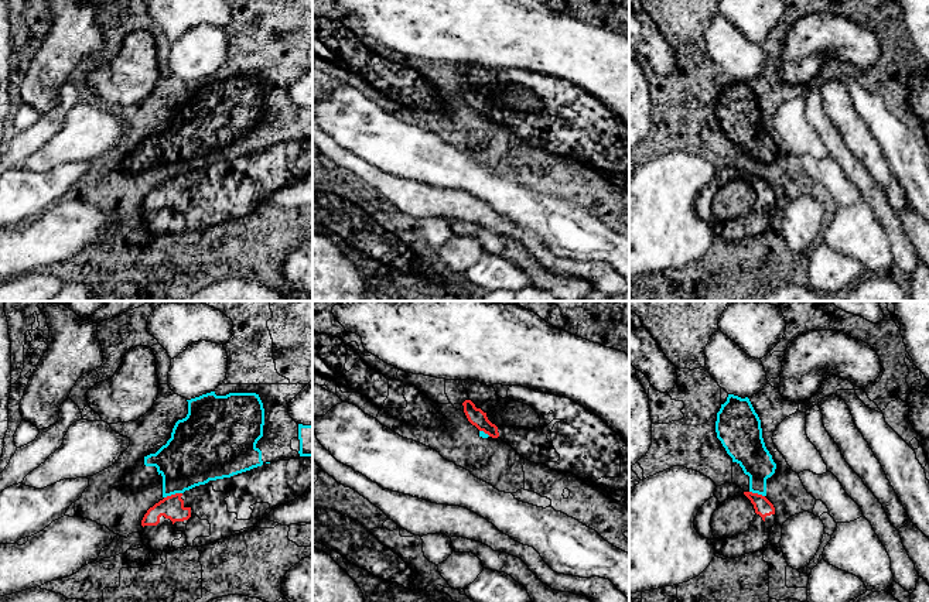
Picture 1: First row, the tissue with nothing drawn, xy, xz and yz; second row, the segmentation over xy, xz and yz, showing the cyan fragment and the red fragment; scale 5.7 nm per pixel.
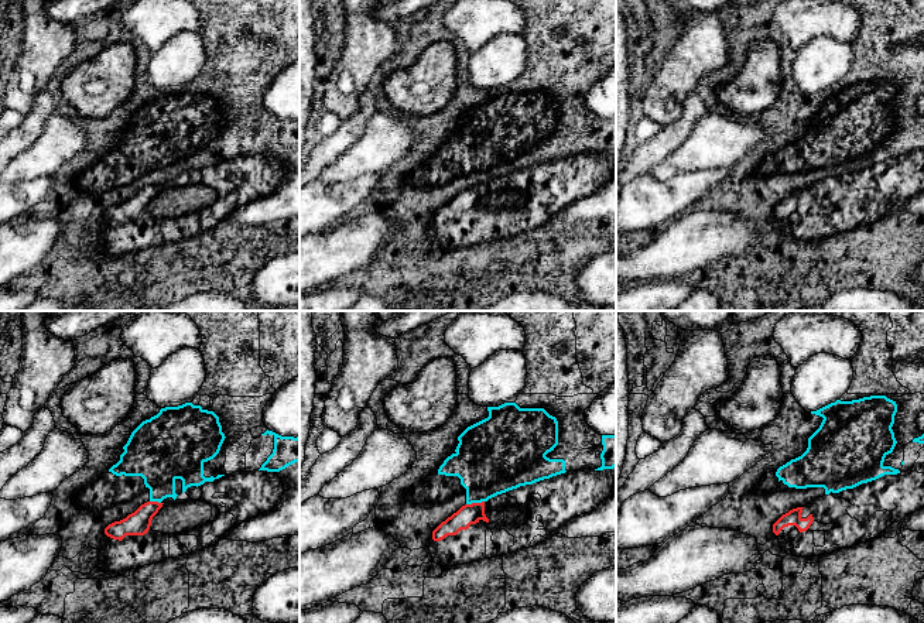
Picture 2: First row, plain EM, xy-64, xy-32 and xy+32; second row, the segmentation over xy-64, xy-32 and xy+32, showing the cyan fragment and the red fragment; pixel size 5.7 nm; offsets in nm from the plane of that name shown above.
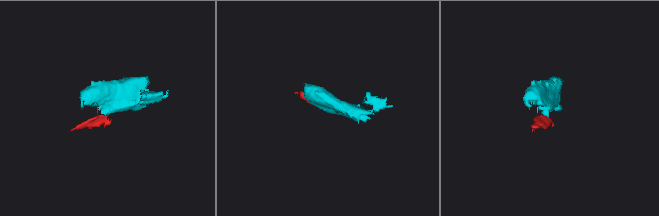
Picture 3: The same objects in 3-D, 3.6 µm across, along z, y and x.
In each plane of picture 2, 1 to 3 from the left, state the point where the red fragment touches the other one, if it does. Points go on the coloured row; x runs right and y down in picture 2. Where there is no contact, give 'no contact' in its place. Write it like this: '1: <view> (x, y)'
1: xy-64 (156, 500)
2: xy-32 (475, 502)
3: no contact

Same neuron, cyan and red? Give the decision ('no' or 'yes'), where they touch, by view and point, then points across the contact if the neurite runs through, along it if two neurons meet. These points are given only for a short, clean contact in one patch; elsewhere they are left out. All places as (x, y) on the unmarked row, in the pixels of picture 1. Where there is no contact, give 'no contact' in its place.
no | xy (173, 177) | along xy (181, 175), (164, 181)

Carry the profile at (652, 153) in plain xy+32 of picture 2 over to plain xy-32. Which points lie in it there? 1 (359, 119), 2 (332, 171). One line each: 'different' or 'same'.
1: same
2: different

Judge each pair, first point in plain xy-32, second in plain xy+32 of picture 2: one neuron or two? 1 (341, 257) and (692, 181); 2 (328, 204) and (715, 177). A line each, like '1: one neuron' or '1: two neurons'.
1: two neurons
2: one neuron

